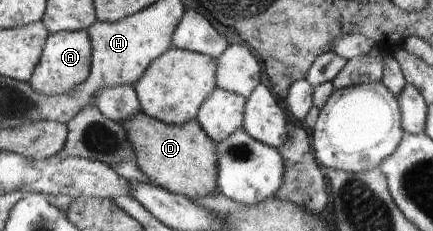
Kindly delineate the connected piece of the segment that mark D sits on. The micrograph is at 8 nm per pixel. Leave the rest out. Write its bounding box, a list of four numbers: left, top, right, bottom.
[120,112,219,200]

